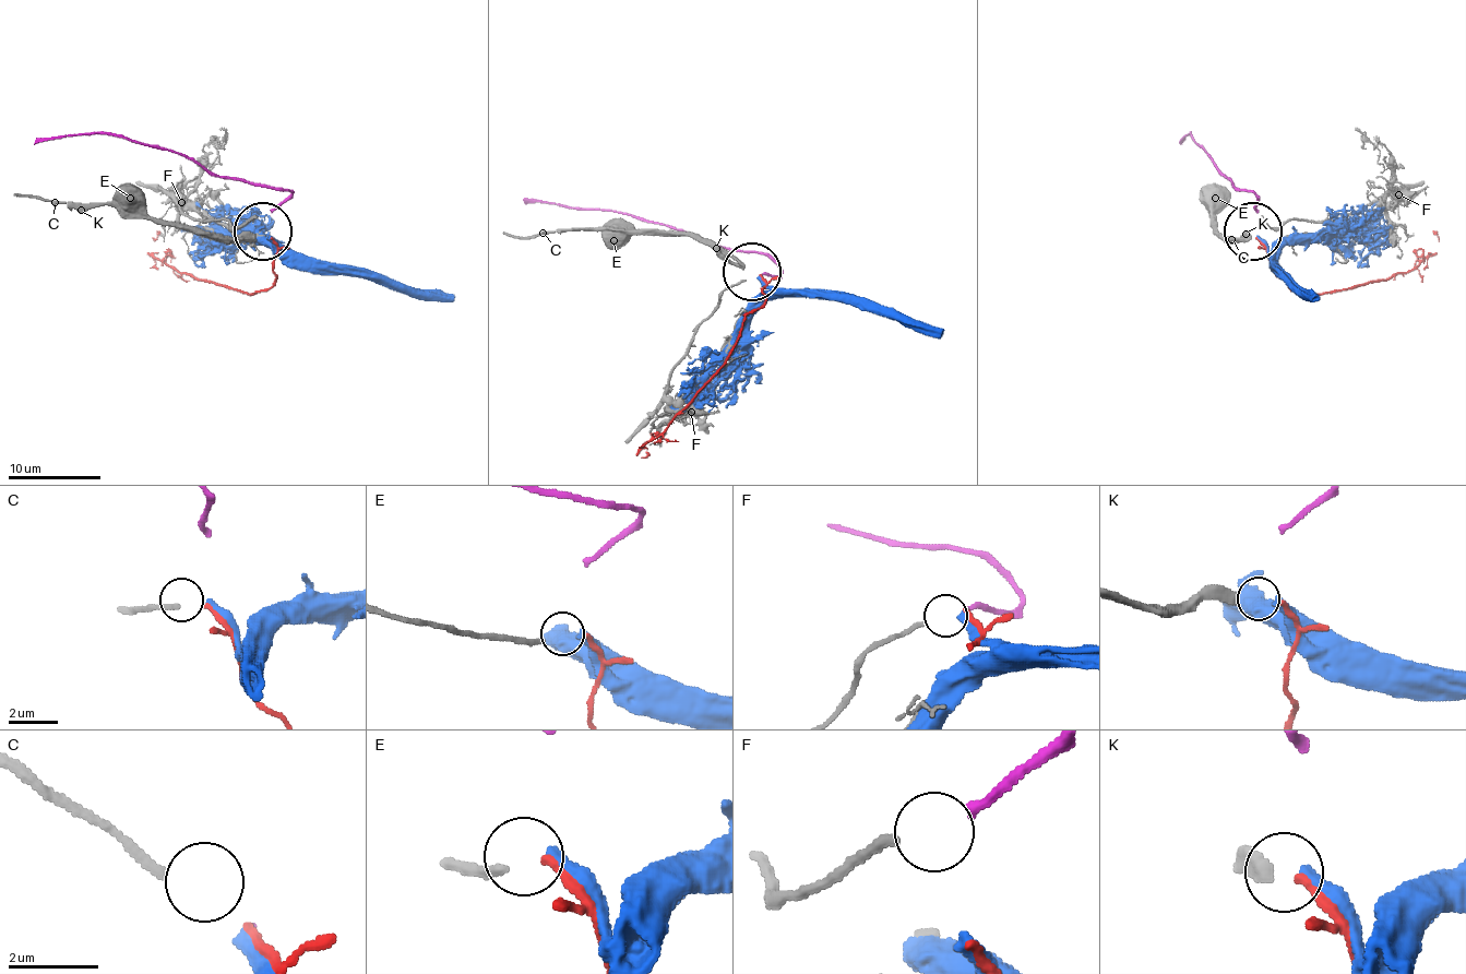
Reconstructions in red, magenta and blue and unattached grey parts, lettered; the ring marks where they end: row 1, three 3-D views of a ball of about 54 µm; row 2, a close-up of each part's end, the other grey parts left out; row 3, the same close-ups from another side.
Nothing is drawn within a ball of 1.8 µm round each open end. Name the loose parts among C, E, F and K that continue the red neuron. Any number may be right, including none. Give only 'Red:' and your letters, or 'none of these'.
Red: E

